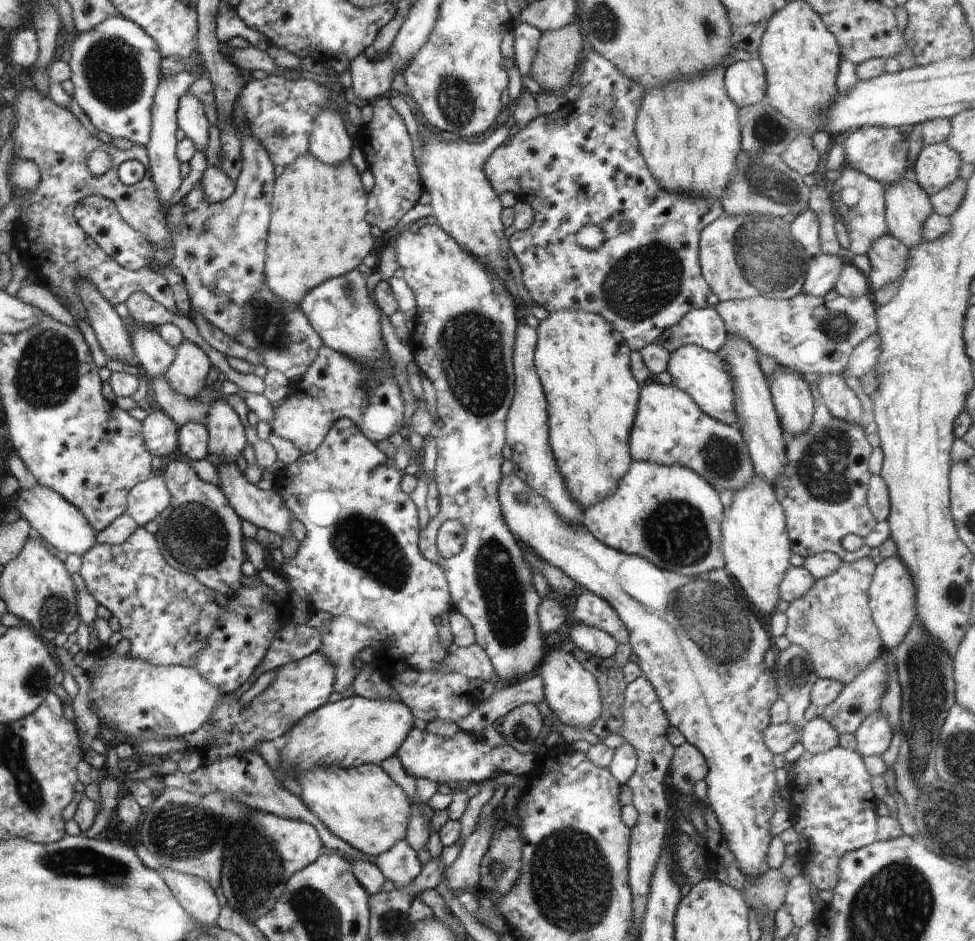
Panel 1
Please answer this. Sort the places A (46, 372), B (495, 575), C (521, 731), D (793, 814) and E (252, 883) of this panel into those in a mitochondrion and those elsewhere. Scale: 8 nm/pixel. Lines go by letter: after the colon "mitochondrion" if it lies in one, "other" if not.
A: mitochondrion
B: mitochondrion
C: mitochondrion
D: other
E: mitochondrion

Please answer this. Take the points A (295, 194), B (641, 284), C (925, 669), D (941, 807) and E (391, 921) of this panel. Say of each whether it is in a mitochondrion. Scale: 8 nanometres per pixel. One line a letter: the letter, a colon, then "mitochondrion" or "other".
A: other
B: mitochondrion
C: mitochondrion
D: mitochondrion
E: mitochondrion

